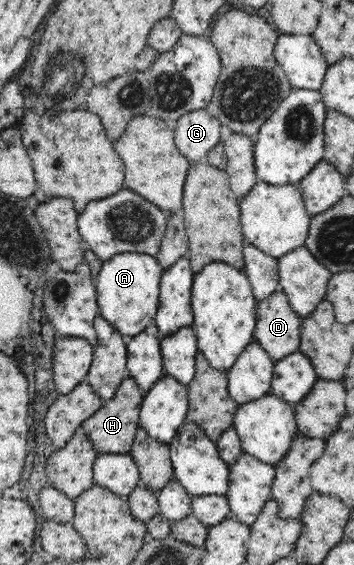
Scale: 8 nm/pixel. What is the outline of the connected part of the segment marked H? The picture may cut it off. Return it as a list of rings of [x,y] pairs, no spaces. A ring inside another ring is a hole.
[[[127,377],[120,383],[115,395],[109,401],[104,400],[103,405],[82,423],[81,427],[86,431],[99,454],[130,454],[136,431],[140,428],[139,414],[144,397],[144,392],[135,380]]]

